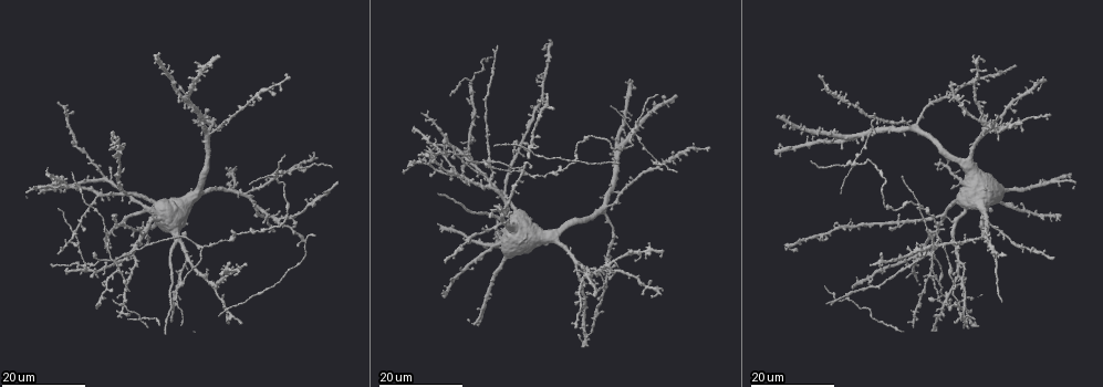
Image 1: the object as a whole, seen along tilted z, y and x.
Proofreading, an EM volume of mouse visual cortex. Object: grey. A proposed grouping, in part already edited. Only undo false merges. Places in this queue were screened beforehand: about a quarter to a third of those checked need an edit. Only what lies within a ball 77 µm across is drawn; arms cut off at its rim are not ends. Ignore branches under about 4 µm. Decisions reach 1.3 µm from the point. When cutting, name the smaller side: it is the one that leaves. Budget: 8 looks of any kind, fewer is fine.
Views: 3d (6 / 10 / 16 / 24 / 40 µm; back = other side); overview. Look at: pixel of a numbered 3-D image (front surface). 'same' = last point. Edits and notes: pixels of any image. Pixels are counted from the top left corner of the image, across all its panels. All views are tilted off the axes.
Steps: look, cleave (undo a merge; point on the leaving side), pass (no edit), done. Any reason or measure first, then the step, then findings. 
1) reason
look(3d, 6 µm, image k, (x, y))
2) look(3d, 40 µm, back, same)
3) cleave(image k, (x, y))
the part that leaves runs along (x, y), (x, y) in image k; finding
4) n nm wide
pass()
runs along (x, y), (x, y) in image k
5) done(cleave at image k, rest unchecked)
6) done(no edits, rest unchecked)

branch point
look(3d, 16 µm, image 1, (855, 162))

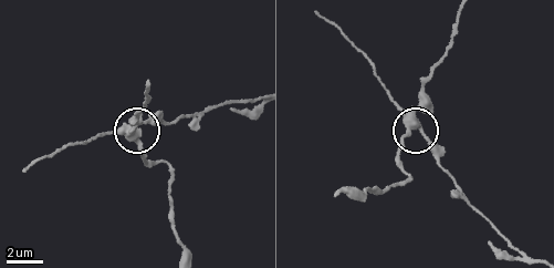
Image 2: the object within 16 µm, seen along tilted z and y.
look(3d, 6 µm, image 2, (421, 130))

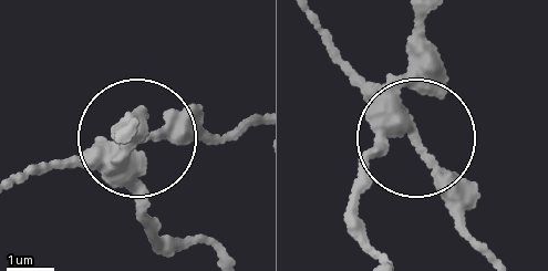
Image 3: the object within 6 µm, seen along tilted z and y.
3 arms
cleave(image 3, (159, 135))
the part that leaves runs along (110, 146), (188, 144), (252, 124) in image 3; a second cell is stuck on

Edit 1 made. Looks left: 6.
look(overview)

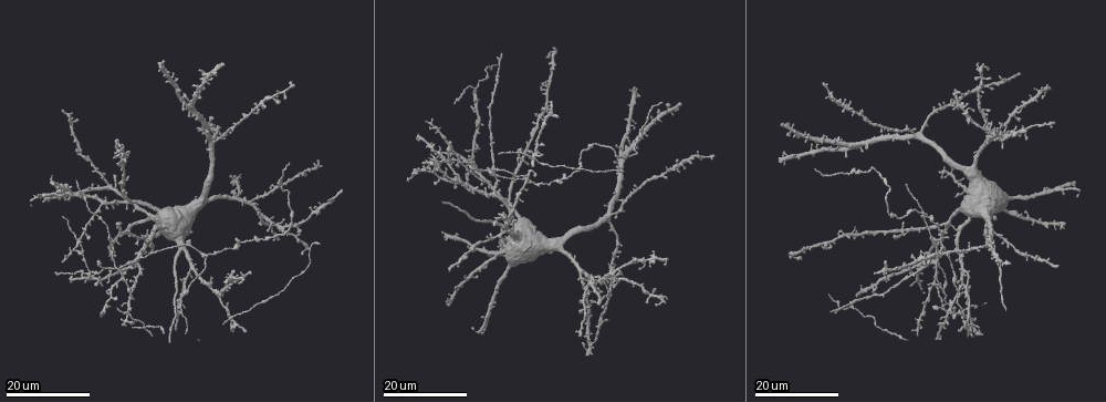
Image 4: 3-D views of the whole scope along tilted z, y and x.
look(3d, 16 µm, image 4, (888, 189))

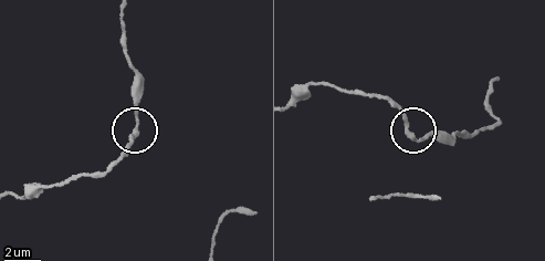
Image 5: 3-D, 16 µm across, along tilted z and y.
look(3d, 6 µm, image 5, (411, 136))

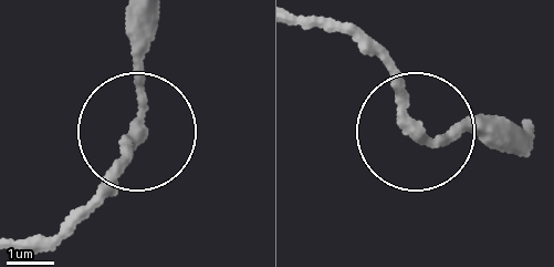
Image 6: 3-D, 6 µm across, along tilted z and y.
side arm 26 µm
pass()
runs along (301, 13), (342, 27), (394, 68), (425, 136), (494, 116) in image 6; continuous, no second cell

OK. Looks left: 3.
look(3d, 24 µm, image 4, (217, 294))

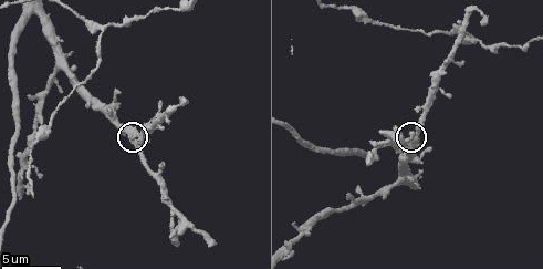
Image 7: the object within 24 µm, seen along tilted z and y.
look(3d, 10 µm, image 7, (134, 135))

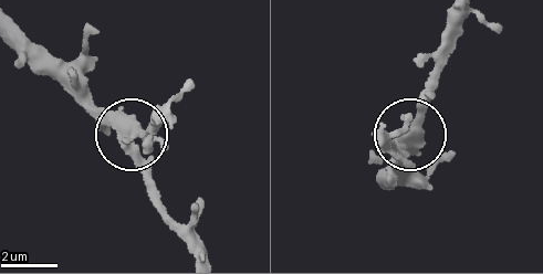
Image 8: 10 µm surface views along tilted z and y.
look(3d, 6 µm, image 8, (411, 135))

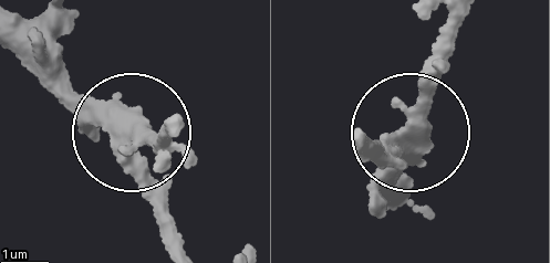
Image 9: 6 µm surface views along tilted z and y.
380 nm wide
pass()
runs along (23, 60), (130, 136), (167, 235) in image 9; continuous, no second cell

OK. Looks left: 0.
done(cleave at image 3, rest unchecked)

